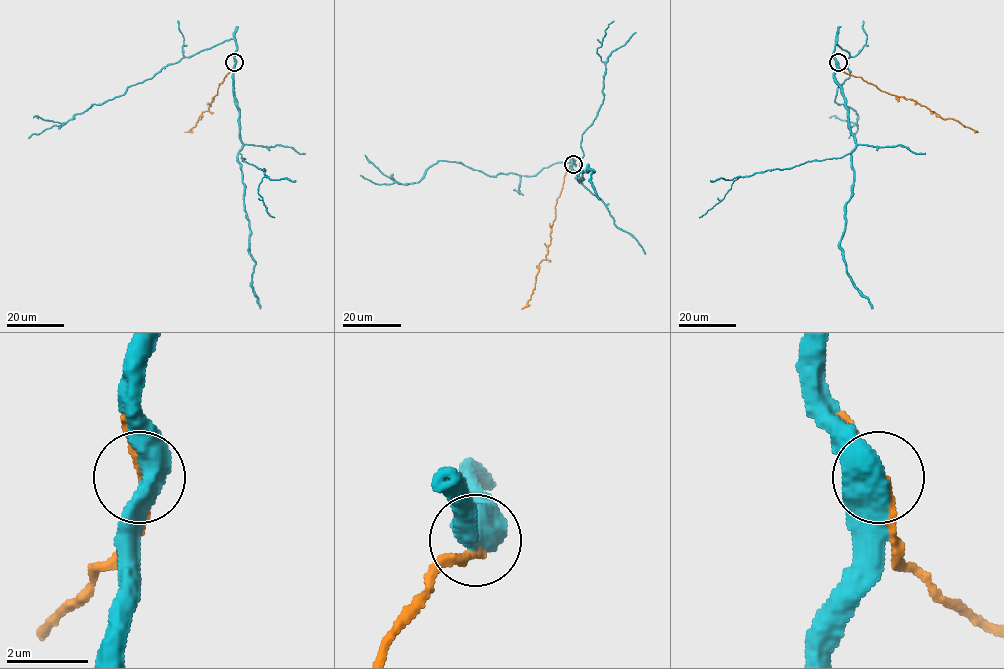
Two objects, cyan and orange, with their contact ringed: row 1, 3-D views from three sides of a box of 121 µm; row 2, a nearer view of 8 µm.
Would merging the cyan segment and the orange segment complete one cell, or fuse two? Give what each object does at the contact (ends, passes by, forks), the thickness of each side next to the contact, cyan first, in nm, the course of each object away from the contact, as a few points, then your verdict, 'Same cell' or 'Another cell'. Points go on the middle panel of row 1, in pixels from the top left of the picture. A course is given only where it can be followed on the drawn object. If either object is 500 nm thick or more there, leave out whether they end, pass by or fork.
Thickness 600 nm (cyan) against 200 nm. Course of cyan: (573, 164), (580, 182), (581, 139), (597, 115), (604, 93), (605, 64), (597, 49), (614, 21). Course of orange: (573, 164), (565, 173), (557, 200), (548, 253), (539, 264), (530, 299), (521, 308). Same cell

